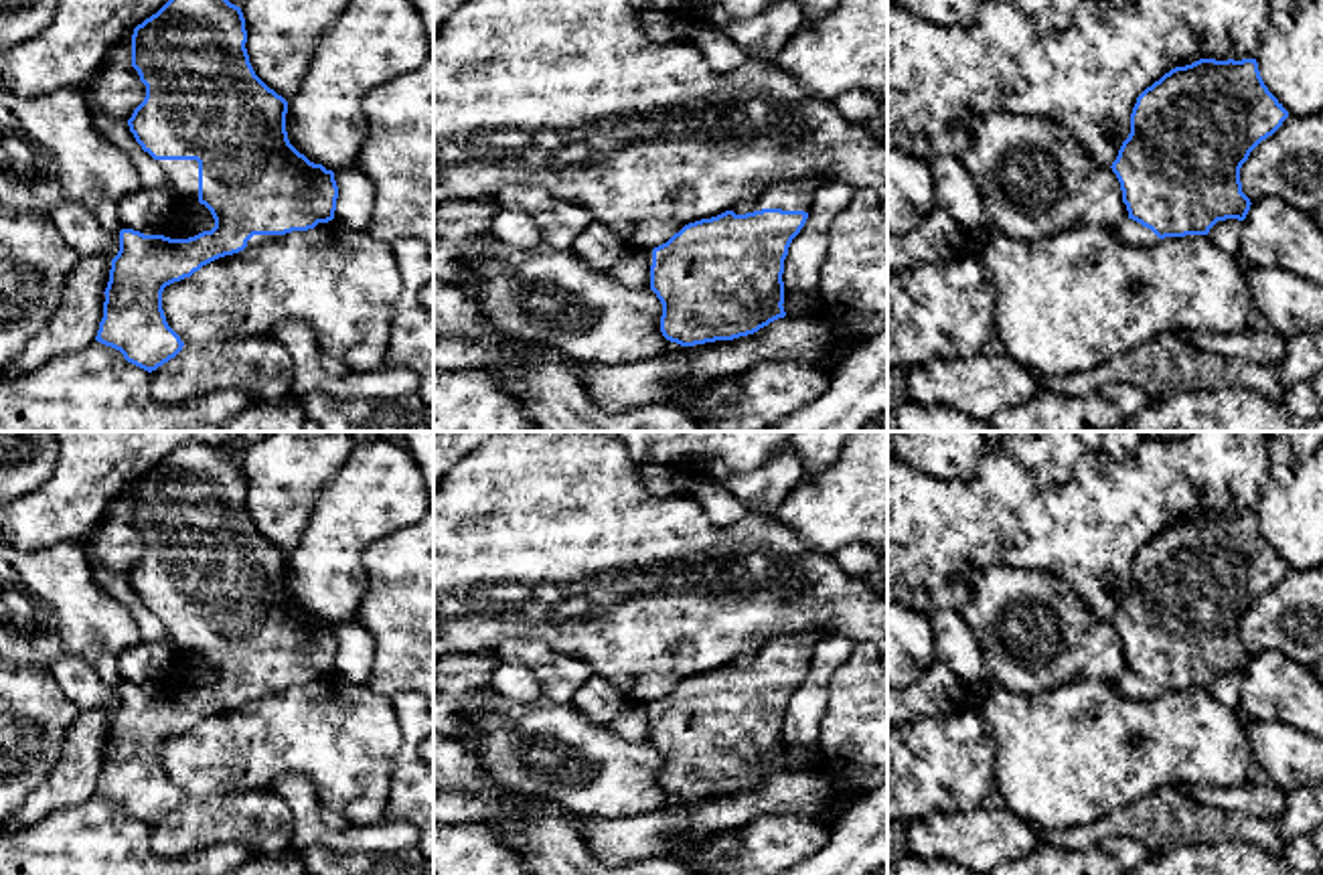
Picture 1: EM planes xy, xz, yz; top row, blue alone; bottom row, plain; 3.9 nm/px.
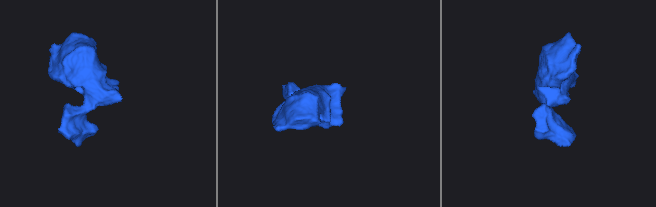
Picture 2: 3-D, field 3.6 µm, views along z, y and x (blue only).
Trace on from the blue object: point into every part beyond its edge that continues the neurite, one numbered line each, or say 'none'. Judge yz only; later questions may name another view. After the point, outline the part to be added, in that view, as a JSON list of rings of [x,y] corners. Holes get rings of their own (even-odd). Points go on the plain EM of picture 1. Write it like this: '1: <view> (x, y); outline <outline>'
1: yz (1129, 685); outline [[[1126,672],[1122,674],[1112,689],[1124,697],[1124,699],[1133,699],[1133,701],[1151,701],[1155,697],[1159,697],[1161,693],[1147,681],[1143,681],[1141,677]]]

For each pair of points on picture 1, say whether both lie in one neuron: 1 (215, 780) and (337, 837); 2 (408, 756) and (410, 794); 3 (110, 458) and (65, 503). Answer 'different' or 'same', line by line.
1: different
2: same
3: same

